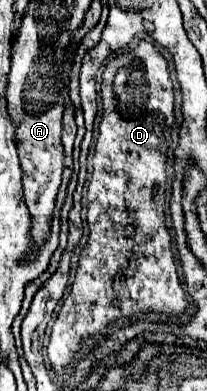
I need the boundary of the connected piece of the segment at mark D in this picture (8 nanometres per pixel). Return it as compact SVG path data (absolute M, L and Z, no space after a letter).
M141 40L135 50L115 56L103 72L101 98L103 118L99 124L93 174L87 190L89 240L81 250L73 288L59 310L47 346L47 356L57 374L67 368L73 354L83 346L83 342L91 334L101 334L105 326L117 324L121 318L127 320L129 316L140 316L147 310L179 316L187 308L185 290L179 282L175 258L171 252L171 236L165 228L165 152L171 142L171 126L175 124L175 96L165 58L147 40Z

